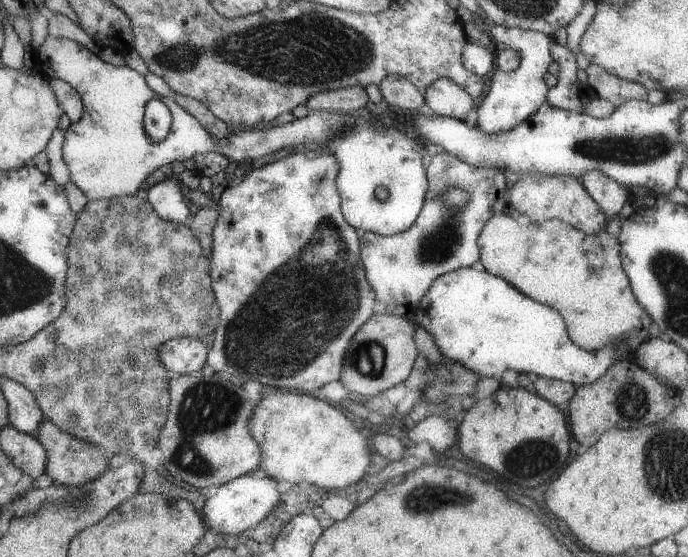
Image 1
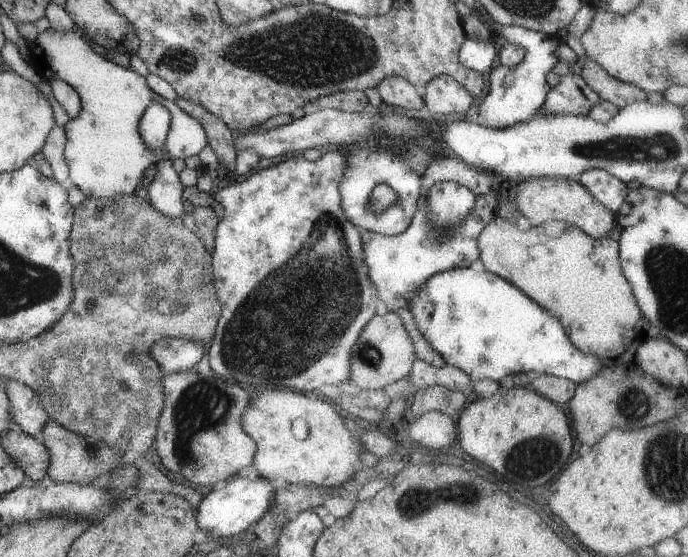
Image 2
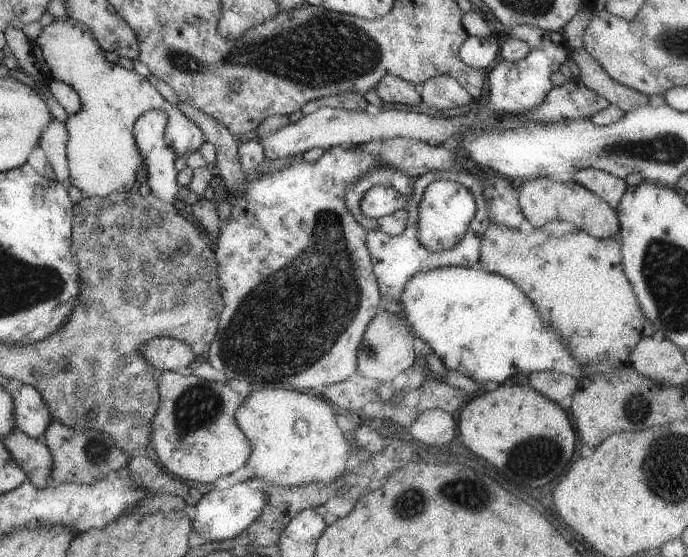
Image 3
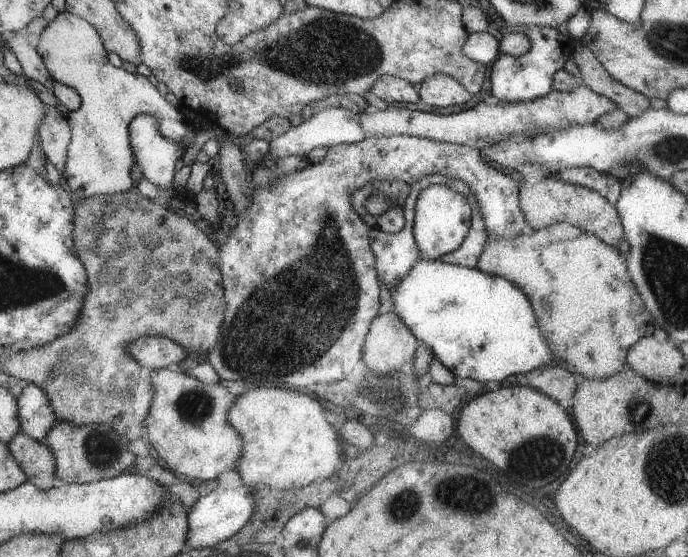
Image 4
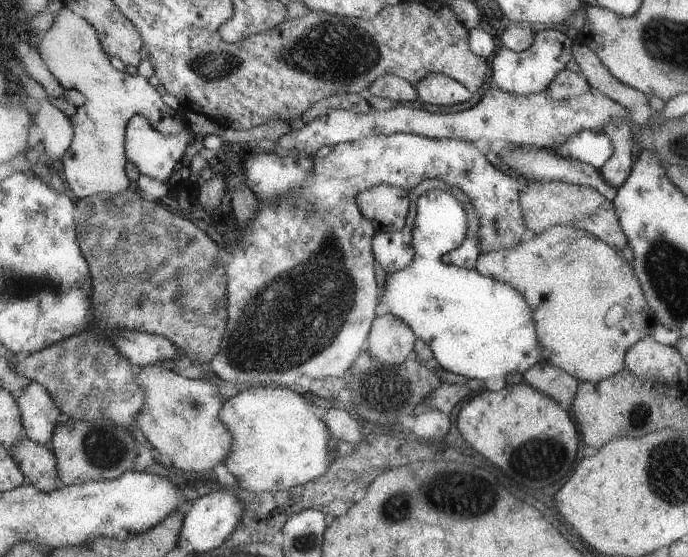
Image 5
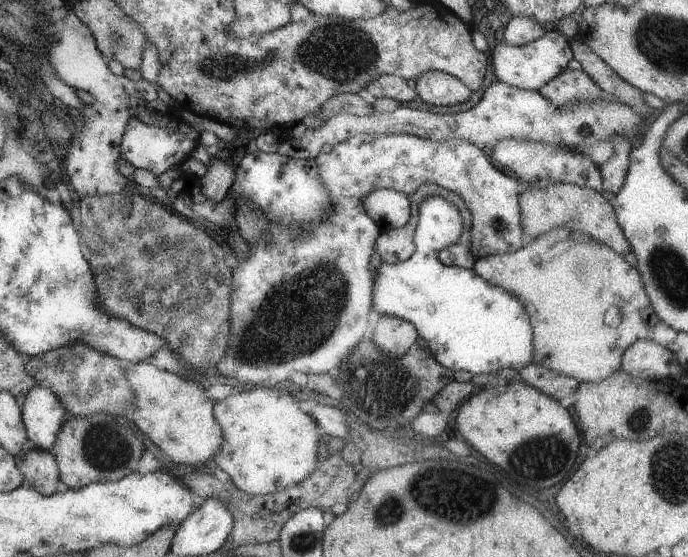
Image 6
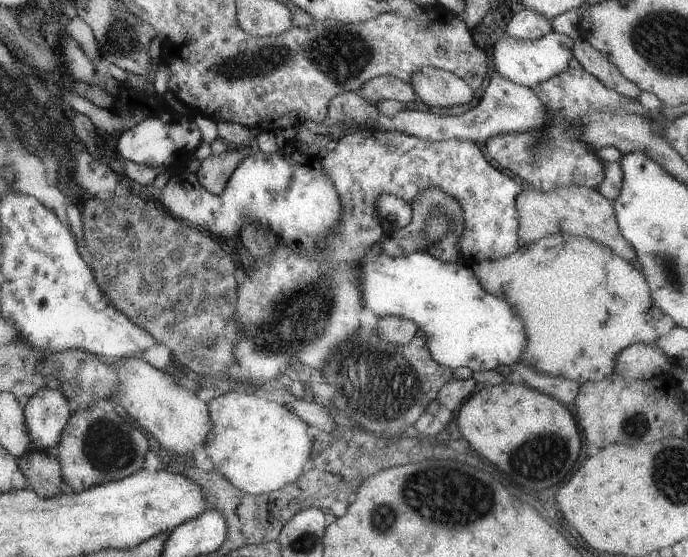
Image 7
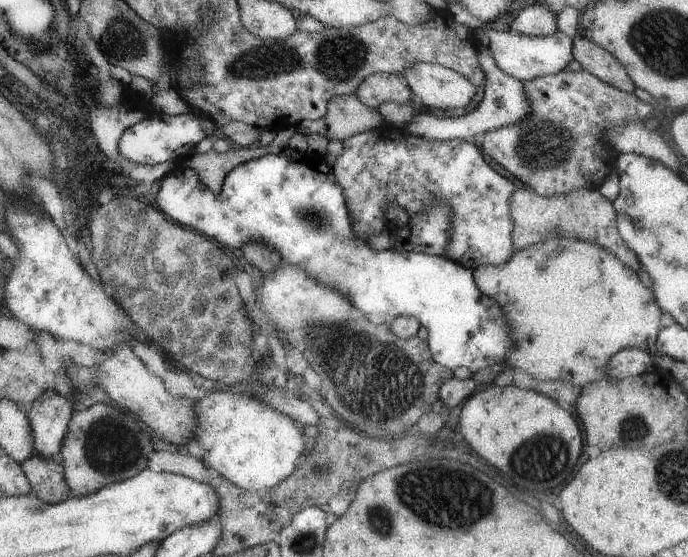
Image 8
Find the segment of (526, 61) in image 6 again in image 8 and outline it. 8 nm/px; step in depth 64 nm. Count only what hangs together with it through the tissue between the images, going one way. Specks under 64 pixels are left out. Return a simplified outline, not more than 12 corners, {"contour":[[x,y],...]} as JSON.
{"contour":[[561,31],[529,36],[488,32],[495,64],[523,82],[571,62]]}

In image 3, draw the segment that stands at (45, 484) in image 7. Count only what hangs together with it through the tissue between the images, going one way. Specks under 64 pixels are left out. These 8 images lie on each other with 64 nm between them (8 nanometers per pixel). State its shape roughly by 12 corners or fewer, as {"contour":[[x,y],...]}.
{"contour":[[13,430],[2,441],[27,480],[45,487],[52,456],[42,439]]}

